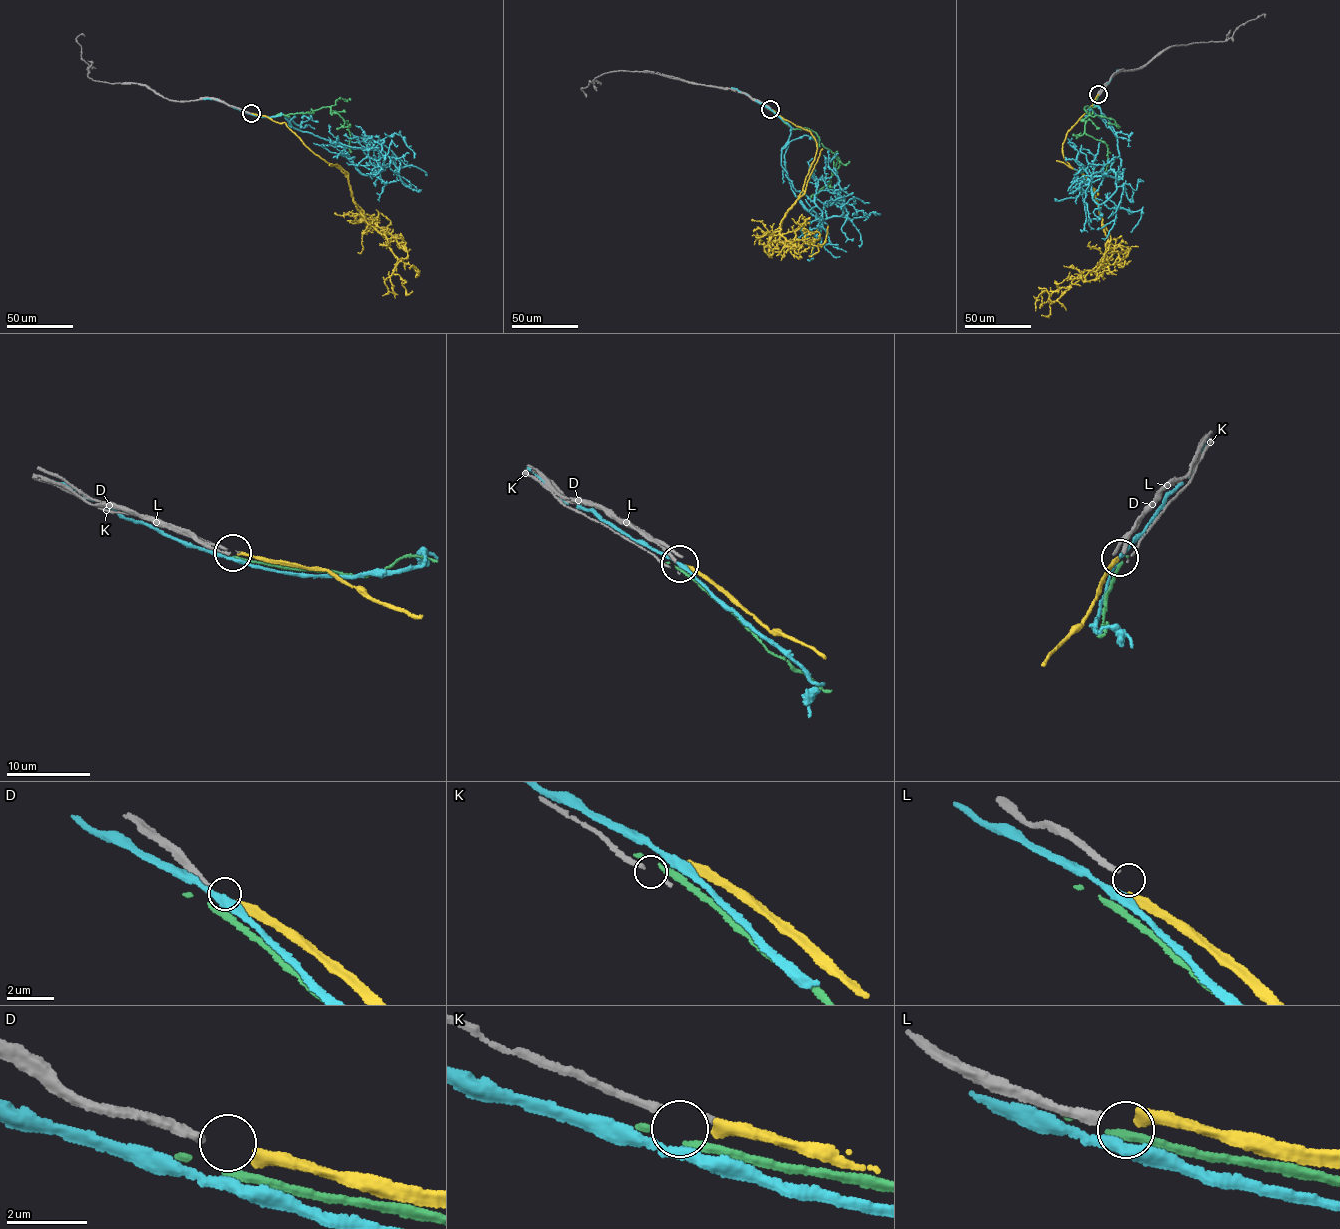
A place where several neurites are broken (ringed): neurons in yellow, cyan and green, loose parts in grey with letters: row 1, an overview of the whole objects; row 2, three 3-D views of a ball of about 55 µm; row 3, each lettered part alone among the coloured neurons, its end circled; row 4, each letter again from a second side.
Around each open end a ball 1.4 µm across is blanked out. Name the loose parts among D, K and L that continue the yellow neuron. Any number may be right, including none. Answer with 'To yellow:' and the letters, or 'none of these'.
To yellow: D

